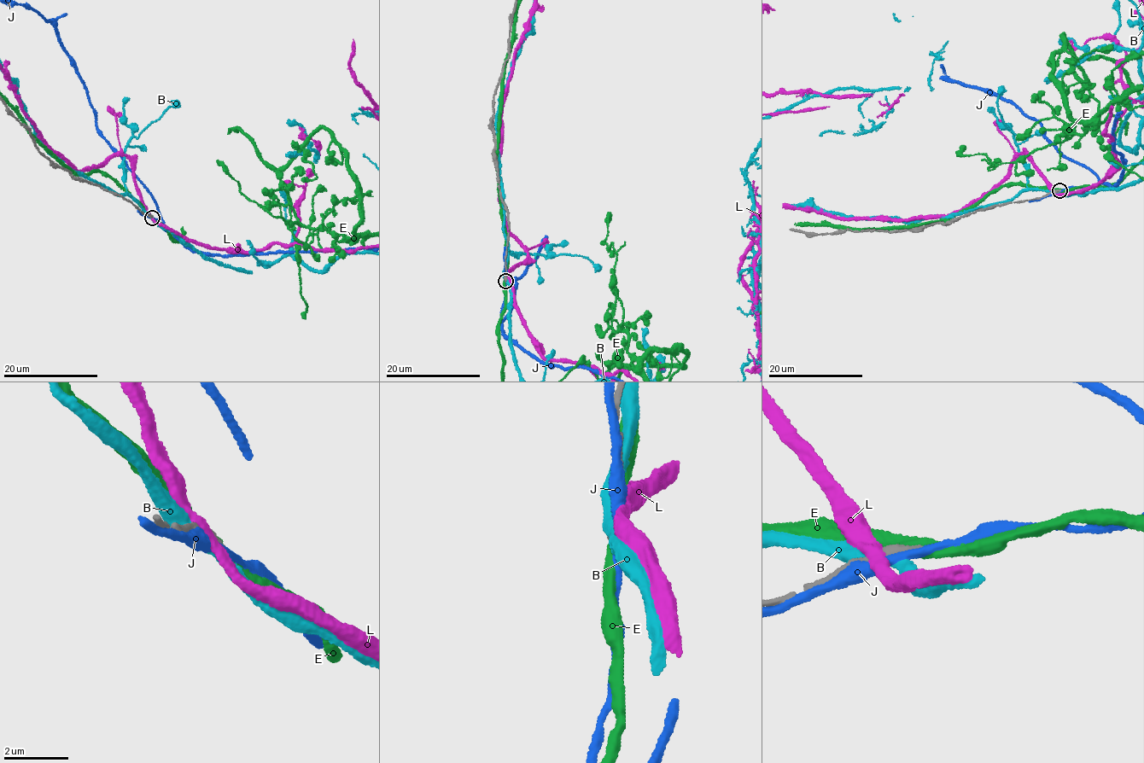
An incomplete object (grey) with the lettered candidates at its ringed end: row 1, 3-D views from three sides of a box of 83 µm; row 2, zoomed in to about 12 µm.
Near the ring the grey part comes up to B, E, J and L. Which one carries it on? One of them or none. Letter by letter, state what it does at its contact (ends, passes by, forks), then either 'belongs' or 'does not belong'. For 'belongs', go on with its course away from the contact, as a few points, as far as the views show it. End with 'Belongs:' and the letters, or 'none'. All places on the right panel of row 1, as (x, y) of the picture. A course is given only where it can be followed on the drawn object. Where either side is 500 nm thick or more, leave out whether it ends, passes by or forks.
B: it passes by; does not belong
E: it passes by; does not belong
J: it passes by; does not belong
L: it passes by; does not belong
Belongs: none

